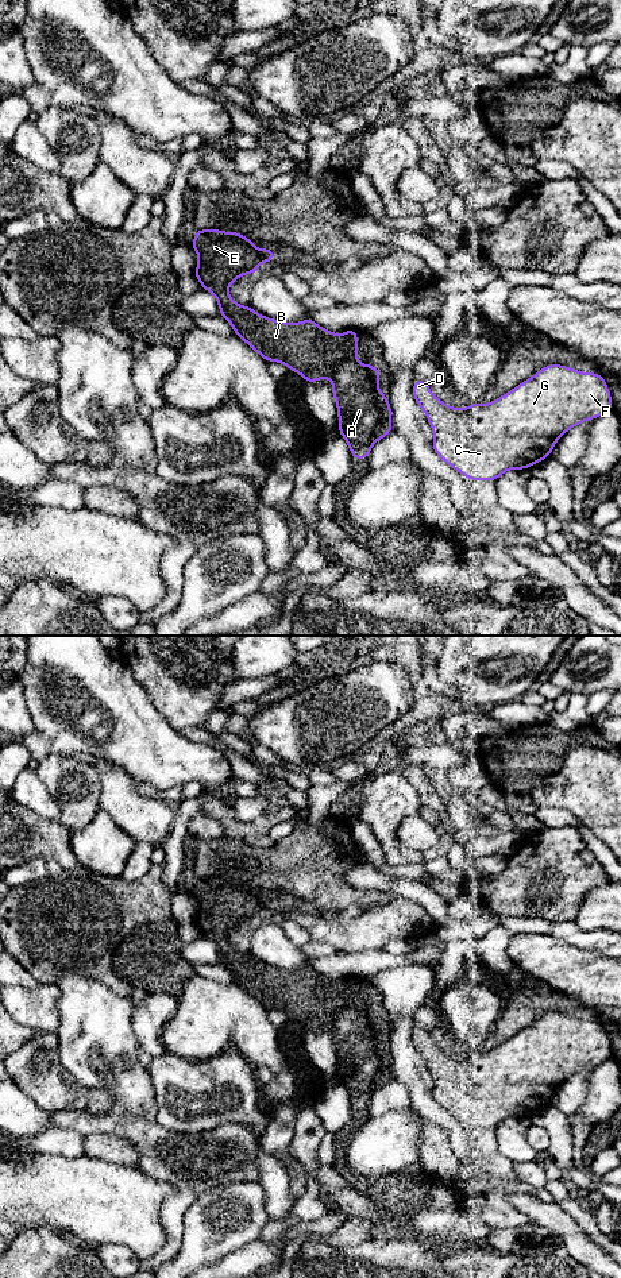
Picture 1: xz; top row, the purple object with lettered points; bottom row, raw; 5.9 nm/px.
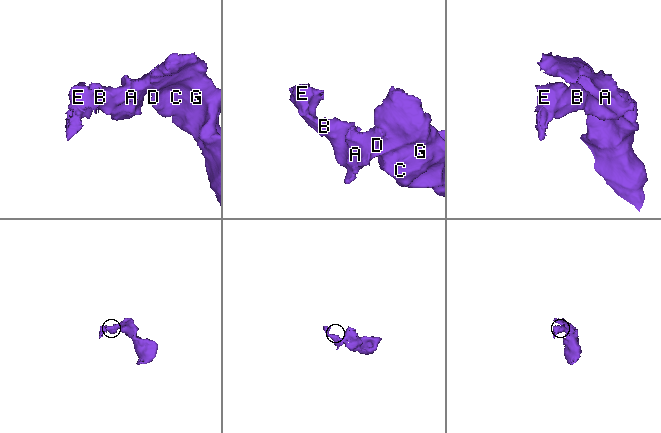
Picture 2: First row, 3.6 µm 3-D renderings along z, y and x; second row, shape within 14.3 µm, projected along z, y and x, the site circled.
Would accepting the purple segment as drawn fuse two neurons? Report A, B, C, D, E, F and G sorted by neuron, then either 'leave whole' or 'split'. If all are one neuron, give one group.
groups A B C D E F G; leave whole

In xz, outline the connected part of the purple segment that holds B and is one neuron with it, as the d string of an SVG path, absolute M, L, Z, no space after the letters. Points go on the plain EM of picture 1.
M198 877L190 889L197 900L198 911L194 924L201 935L212 941L219 953L220 964L225 966L235 982L247 991L267 1011L278 1009L300 1022L309 1032L317 1027L332 1028L332 1042L338 1054L338 1076L352 1101L352 1108L364 1108L373 1093L393 1080L392 1054L386 1042L379 1040L379 1016L358 1011L358 980L348 977L338 984L319 972L310 964L300 970L285 970L256 961L251 954L236 951L228 941L230 933L244 922L256 923L258 914L274 911L274 897L261 899L246 883L221 877Z

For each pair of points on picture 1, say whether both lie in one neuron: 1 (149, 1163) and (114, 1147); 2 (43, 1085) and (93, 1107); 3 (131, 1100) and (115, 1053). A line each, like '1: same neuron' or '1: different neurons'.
1: different neurons
2: same neuron
3: same neuron

